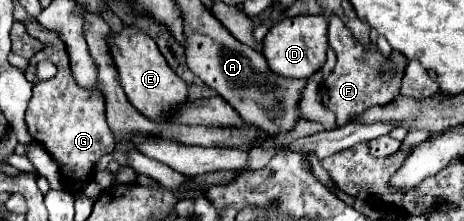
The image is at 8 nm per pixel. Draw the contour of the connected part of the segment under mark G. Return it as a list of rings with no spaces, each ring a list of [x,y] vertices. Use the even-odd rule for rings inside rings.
[[[28,22],[26,32],[32,38],[44,40],[44,44],[48,46],[30,58],[30,66],[24,72],[26,80],[34,82],[36,62],[42,58],[50,58],[58,68],[58,74],[52,80],[34,84],[32,100],[26,110],[26,126],[28,126],[30,136],[38,144],[42,144],[46,148],[46,152],[58,162],[60,176],[64,178],[62,180],[64,190],[70,194],[76,194],[76,192],[82,192],[82,188],[88,180],[92,180],[96,162],[104,154],[110,154],[116,146],[116,140],[114,140],[112,130],[108,128],[106,116],[104,116],[104,96],[98,90],[78,86],[78,82],[74,80],[72,70],[70,70],[70,58],[68,58],[66,44],[60,40],[58,32],[48,30],[36,22]]]

